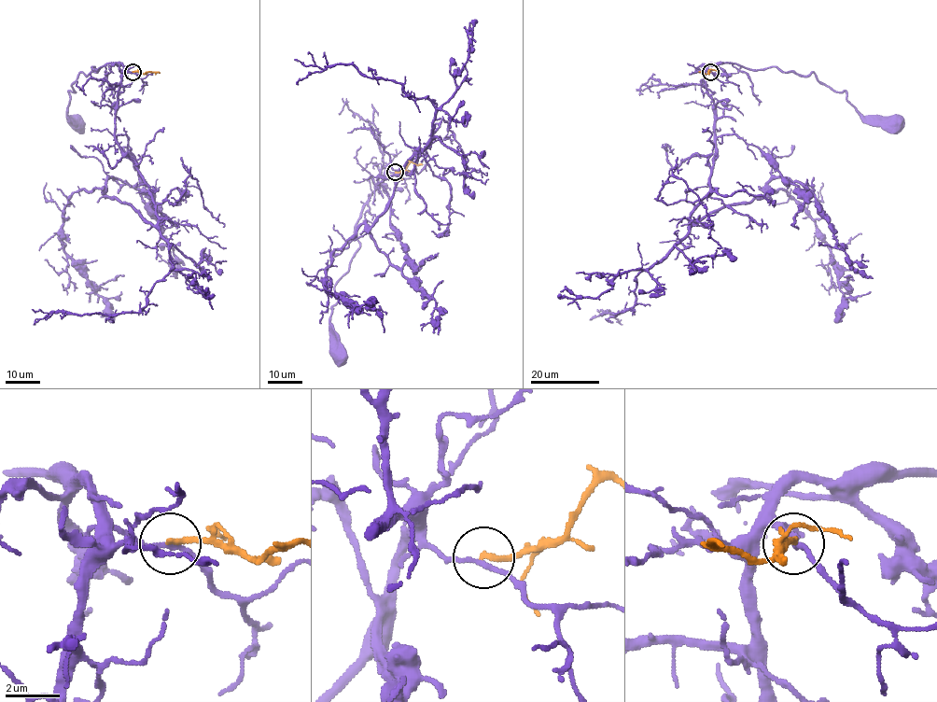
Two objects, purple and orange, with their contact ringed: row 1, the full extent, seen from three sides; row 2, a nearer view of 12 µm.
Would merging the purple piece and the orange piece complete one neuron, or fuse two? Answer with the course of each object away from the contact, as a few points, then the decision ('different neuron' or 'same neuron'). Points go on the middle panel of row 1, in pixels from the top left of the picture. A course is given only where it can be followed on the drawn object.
purple runs (395, 172), (384, 173), (384, 183), (361, 212), (355, 230), (359, 249), (335, 287), (329, 345), (337, 357); orange runs (396, 172), (402, 172), (411, 161), (422, 164); different neuron

